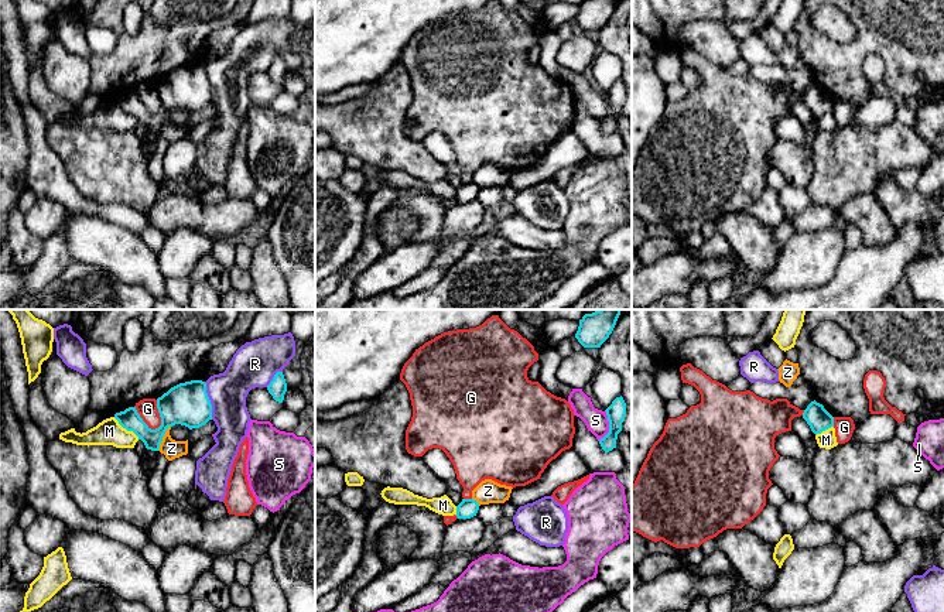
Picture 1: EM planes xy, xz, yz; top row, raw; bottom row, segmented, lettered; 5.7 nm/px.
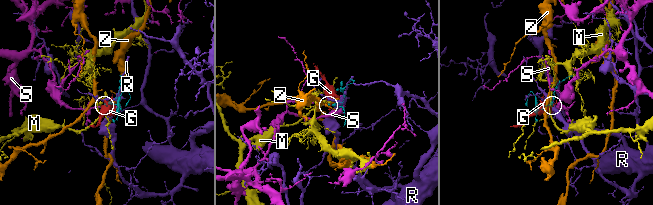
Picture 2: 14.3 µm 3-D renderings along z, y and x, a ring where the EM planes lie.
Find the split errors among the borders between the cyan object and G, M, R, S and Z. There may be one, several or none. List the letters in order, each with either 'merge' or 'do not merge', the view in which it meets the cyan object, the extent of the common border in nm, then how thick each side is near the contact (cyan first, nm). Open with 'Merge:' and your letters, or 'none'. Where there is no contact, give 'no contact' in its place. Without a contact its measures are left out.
Merge: none
G: do not merge | xy | 190 nm | 220/110 nm
M: do not merge | xy | 200 nm | 120/150 nm
R: do not merge | xy | 220 nm | 240/220 nm
S: do not merge | xz | 180 nm | 110/130 nm
Z: do not merge | xy | 160 nm | 240/110 nm

